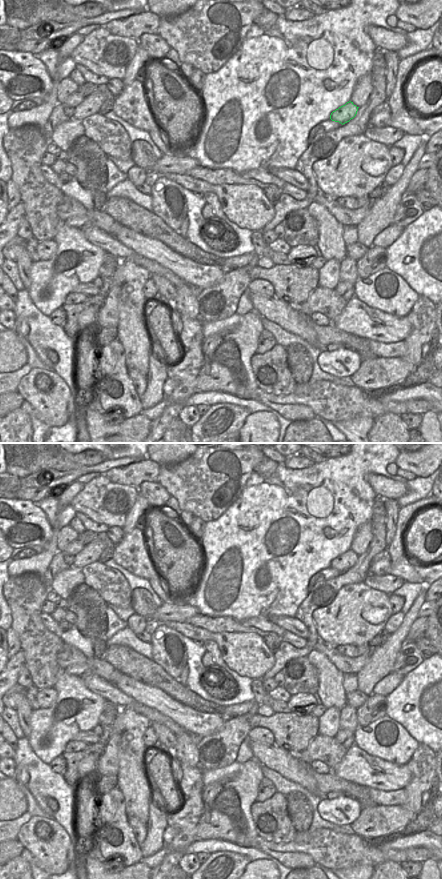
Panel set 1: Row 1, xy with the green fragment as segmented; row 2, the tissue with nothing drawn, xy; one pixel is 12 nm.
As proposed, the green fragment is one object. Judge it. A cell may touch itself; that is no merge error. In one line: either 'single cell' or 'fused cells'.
single cell

